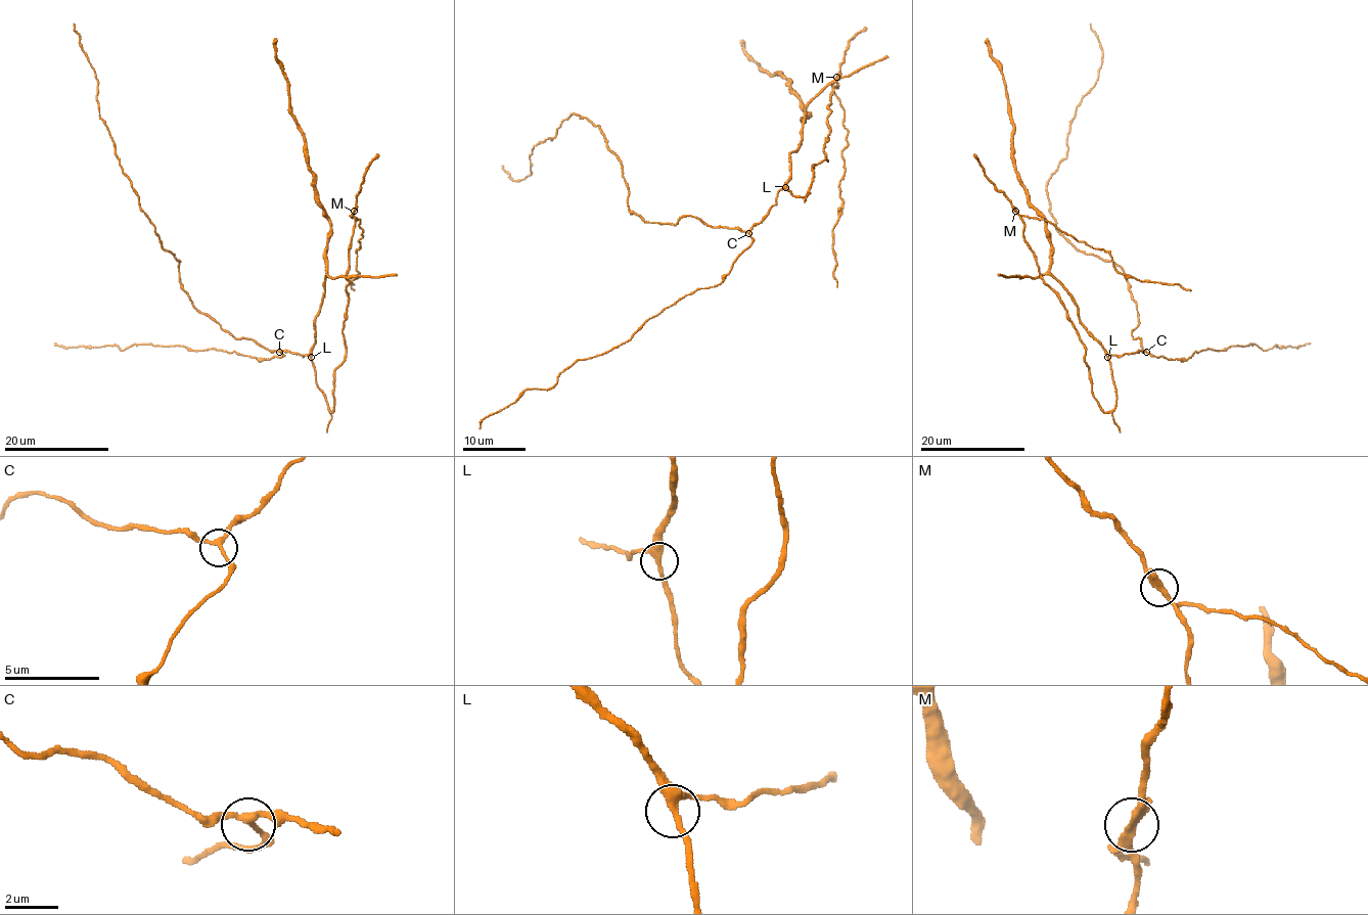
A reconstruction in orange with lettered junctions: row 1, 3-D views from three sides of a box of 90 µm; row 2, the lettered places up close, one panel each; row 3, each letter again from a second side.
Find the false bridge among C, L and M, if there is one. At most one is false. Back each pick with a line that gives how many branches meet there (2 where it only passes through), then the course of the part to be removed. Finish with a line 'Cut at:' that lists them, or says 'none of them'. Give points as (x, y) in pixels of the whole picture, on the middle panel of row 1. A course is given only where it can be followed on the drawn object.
M: Branches: 3. Course of the part to remove: (837, 78), (832, 92), (840, 102), (848, 132), (841, 152), (841, 203), (832, 230), (837, 286)
Cut at: M

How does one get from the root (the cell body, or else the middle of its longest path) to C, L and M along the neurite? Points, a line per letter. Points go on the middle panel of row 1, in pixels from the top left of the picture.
C: (776, 200), (748, 233)
L: (776, 200), (778, 193), (785, 187)
M: (776, 200), (784, 188), (805, 197), (812, 167), (826, 161), (827, 107), (837, 78)

